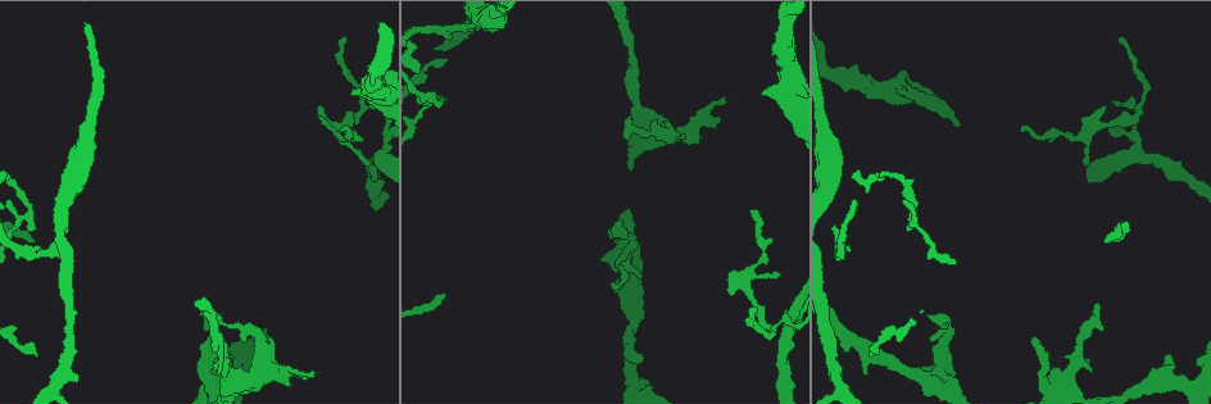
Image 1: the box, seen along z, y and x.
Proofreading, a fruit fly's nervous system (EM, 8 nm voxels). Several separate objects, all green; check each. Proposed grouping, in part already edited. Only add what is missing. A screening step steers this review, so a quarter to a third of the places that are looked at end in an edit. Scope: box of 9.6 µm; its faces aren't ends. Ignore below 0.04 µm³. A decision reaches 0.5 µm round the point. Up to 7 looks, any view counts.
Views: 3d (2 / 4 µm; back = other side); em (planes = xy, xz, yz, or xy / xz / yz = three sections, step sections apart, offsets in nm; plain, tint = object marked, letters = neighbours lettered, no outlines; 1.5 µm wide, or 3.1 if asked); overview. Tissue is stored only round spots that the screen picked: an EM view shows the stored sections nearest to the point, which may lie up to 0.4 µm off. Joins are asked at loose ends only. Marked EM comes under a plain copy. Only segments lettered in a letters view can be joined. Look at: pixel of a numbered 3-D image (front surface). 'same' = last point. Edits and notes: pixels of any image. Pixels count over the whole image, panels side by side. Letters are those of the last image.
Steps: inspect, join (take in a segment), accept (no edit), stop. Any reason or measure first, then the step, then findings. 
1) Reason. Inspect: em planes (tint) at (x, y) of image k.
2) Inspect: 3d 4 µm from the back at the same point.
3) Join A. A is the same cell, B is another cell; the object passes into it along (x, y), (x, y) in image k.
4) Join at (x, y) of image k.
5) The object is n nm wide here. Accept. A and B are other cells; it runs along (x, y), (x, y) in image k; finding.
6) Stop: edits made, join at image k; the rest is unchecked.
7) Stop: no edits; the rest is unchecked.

Tapers out. Inspect: em xy step 8 (letters) at (345, 40) of image 1.

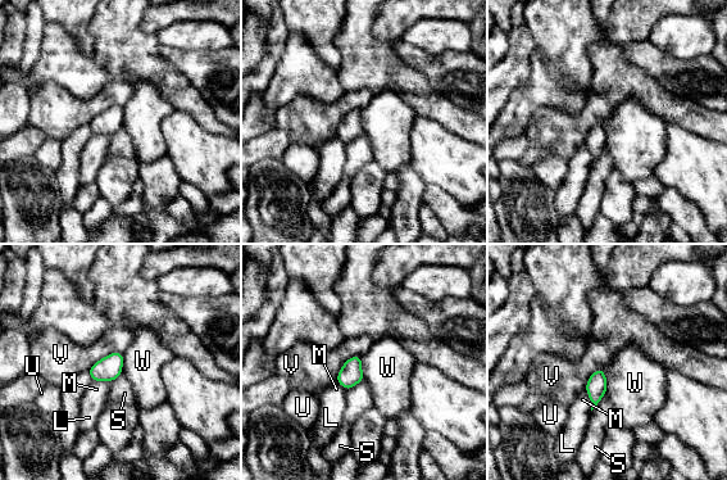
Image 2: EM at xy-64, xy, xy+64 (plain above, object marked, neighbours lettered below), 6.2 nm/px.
The longest contact is with V, 220 nm. Accept. L, M, S, U, V and W are other cells; no lettered segment goes on from it.

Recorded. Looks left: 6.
Free end. Inspect: em 3.1 µm xy step 16 (tint) at (749, 210) of image 1.

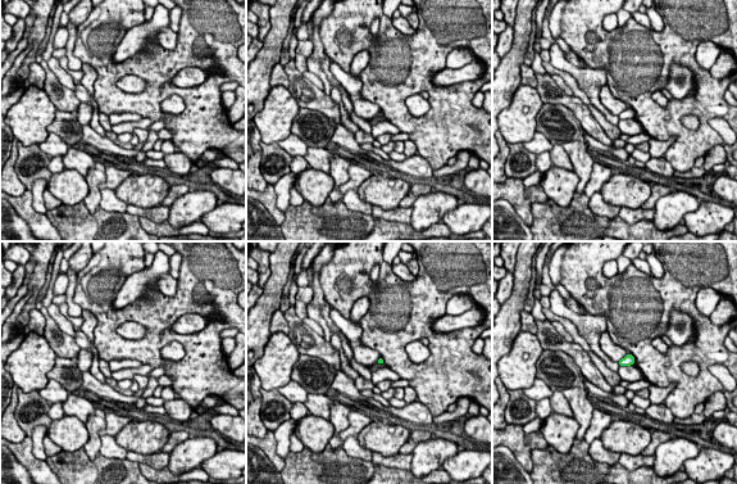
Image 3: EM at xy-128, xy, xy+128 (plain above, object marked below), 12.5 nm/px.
See the neighbours. Inspect: em 3.1 µm xy step 16 (letters) at the same point.

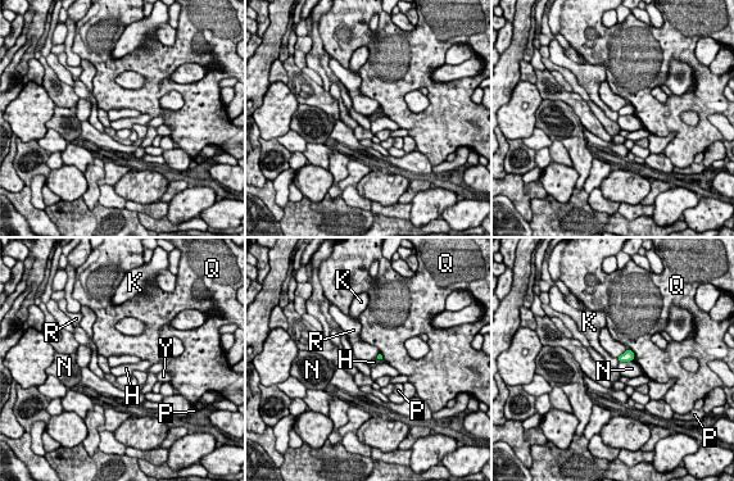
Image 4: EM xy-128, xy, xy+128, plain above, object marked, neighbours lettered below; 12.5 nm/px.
Accept. H, K, N, P, Q, R and Y are other cells; no lettered segment goes on from it.

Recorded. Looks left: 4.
Inspect: em planes (letters) at (864, 374) of image 1.

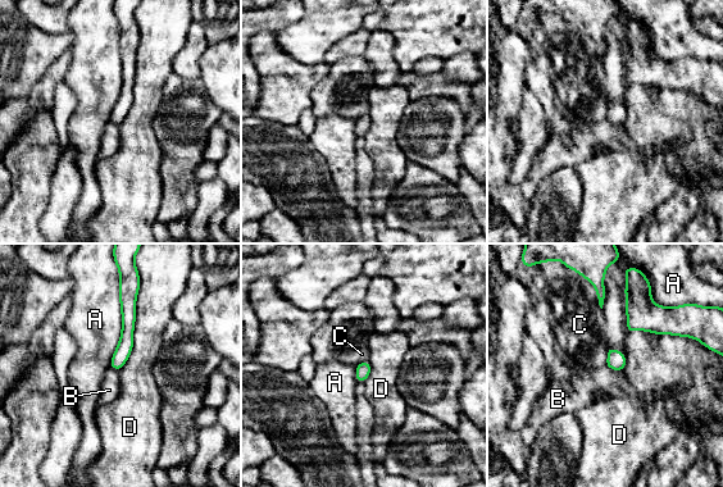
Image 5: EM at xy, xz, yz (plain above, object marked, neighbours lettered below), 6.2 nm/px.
Accept. A, B, C and D are other cells; a border runs along (605, 365), (622, 371) in image 5; none of them fits.

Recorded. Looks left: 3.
Stop: no edits; the rest is unchecked.

